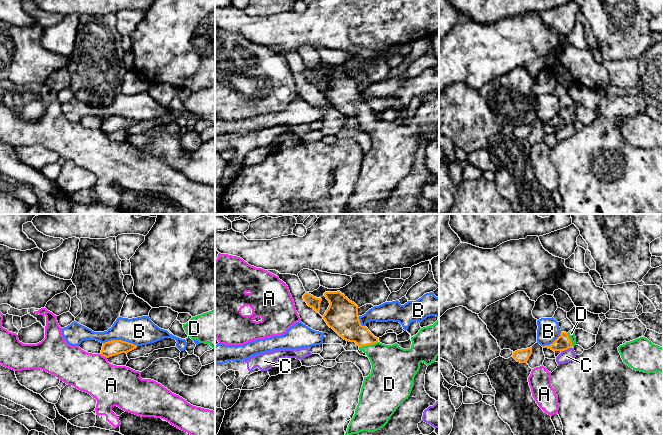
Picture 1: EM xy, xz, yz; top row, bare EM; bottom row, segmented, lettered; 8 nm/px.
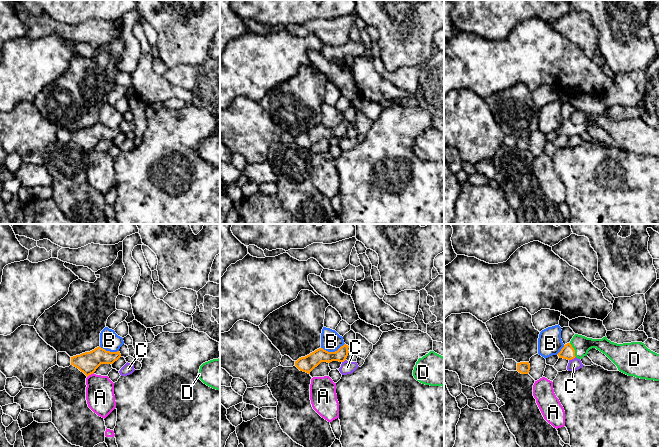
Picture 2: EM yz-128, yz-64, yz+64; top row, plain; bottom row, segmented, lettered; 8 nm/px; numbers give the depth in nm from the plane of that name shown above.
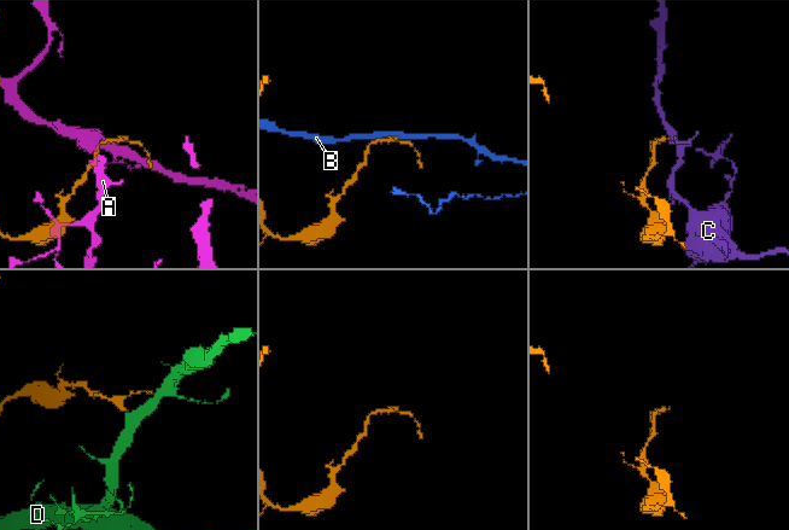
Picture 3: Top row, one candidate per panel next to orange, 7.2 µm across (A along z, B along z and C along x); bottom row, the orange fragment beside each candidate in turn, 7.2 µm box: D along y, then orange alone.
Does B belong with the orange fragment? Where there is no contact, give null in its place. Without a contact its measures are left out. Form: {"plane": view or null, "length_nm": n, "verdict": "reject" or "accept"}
{"plane": "xy", "length_nm": 280, "verdict": "reject"}

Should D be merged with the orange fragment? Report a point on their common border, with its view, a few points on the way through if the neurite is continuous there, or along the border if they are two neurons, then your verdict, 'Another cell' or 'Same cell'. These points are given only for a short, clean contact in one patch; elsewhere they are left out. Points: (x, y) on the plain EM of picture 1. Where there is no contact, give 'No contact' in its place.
Touches orange at xz (368, 120). Path across: xz (346, 99), (368, 120), (391, 141). Same cell

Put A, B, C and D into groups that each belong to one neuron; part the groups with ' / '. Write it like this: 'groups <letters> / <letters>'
groups A / B / C / D

